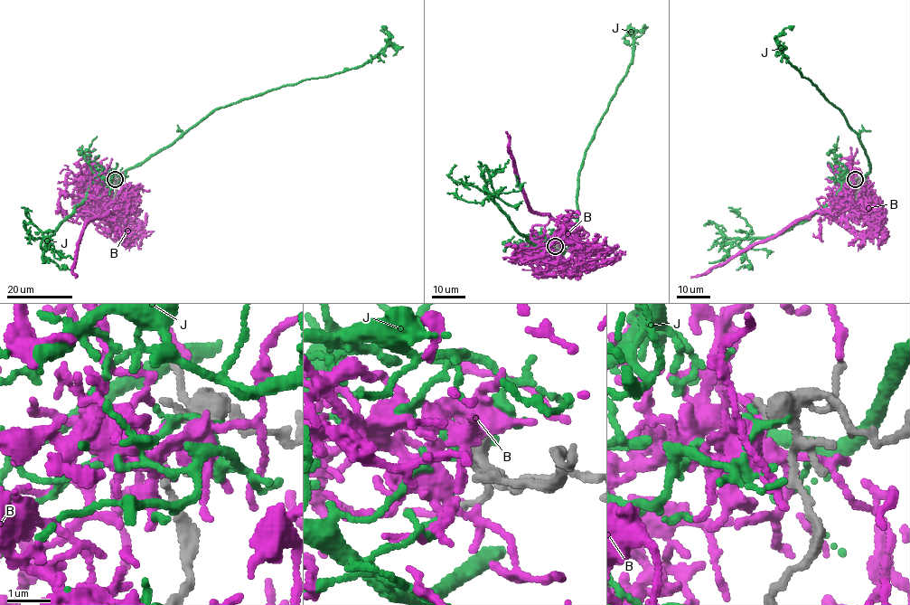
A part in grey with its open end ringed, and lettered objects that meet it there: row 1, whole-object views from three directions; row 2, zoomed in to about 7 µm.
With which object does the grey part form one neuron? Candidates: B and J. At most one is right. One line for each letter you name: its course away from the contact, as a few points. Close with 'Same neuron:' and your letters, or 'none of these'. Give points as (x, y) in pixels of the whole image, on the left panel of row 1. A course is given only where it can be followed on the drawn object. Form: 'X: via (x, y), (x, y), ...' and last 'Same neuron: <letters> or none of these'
B: via (115, 179), (97, 193), (90, 191), (97, 198), (91, 200), (107, 210), (86, 221), (72, 271), (75, 278)
Same neuron: B

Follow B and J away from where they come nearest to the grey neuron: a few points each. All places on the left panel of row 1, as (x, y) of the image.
B: (115, 179), (97, 193), (90, 191), (97, 198), (91, 200), (107, 210), (86, 221), (72, 271), (75, 278)
J: (115, 180), (116, 185), (97, 178), (107, 181), (131, 168), (215, 109), (371, 60), (389, 36), (384, 25)

